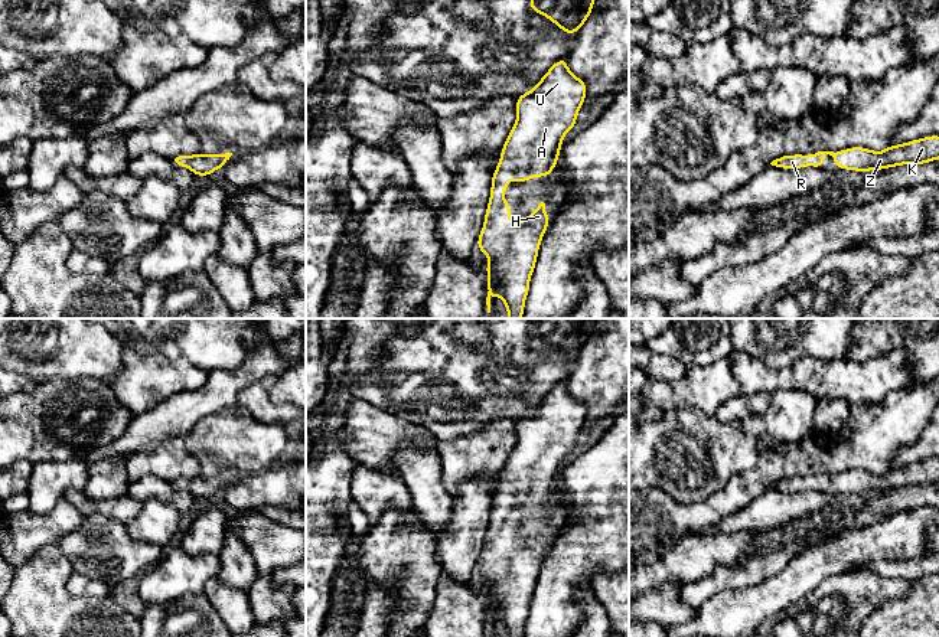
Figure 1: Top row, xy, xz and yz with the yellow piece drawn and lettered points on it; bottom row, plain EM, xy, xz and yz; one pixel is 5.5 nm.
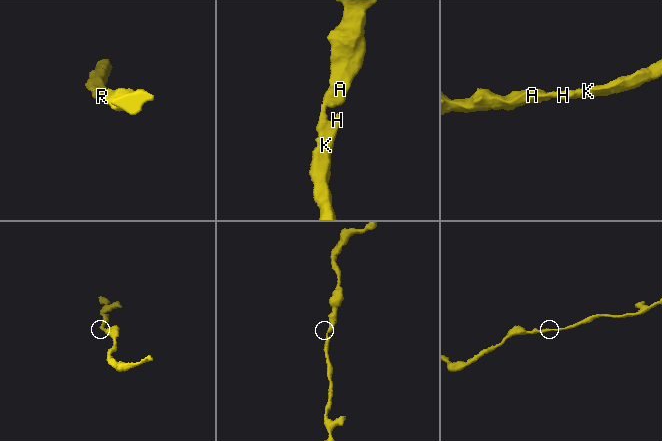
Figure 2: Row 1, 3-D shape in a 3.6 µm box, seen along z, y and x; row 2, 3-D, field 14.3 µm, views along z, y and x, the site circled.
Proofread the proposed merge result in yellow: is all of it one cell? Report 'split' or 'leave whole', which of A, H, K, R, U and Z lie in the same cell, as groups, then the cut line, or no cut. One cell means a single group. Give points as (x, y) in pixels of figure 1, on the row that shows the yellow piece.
leave whole; A H K R U Z; no cut

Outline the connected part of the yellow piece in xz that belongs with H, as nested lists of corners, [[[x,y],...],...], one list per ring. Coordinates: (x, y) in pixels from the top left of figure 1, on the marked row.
[[[563,58],[534,89],[516,98],[516,122],[492,174],[485,223],[476,244],[489,257],[488,313],[490,297],[498,295],[508,308],[508,318],[522,318],[539,244],[551,219],[541,202],[526,220],[509,220],[511,205],[503,199],[508,182],[552,173],[563,137],[577,124],[586,91],[586,82],[570,72],[567,58]]]

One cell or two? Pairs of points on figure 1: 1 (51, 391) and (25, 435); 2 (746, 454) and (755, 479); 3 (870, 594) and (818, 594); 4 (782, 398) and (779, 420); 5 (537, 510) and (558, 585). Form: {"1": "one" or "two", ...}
{"1": "one", "2": "two", "3": "one", "4": "one", "5": "two"}

